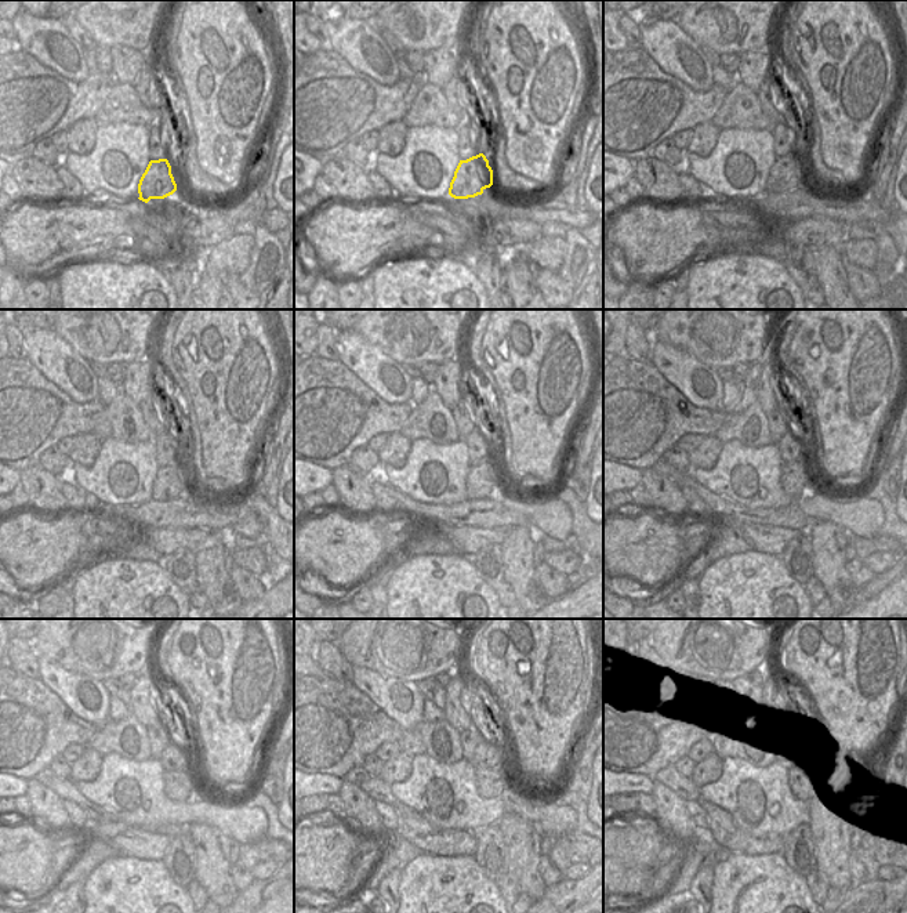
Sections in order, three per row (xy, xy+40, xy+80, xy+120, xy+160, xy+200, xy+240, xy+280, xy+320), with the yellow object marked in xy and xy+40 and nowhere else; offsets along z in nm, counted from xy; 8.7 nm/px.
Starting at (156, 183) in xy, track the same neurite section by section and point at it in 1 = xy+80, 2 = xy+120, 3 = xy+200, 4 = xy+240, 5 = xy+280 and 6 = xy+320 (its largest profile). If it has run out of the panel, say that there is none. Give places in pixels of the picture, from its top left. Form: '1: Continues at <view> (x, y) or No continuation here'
1: Continues at xy+80 (786, 174)
2: Continues at xy+120 (170, 482)
3: Continues at xy+200 (797, 477)
4: Continues at xy+240 (178, 786)
5: Continues at xy+280 (490, 782)
6: Continues at xy+320 (801, 781)

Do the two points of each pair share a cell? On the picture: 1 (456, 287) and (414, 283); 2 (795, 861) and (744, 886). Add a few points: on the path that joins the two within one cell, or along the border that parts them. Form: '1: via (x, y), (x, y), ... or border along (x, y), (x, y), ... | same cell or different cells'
1: via (446, 287), (424, 287) | same cell
2: border along (780, 852), (784, 861), (805, 877) | different cells

